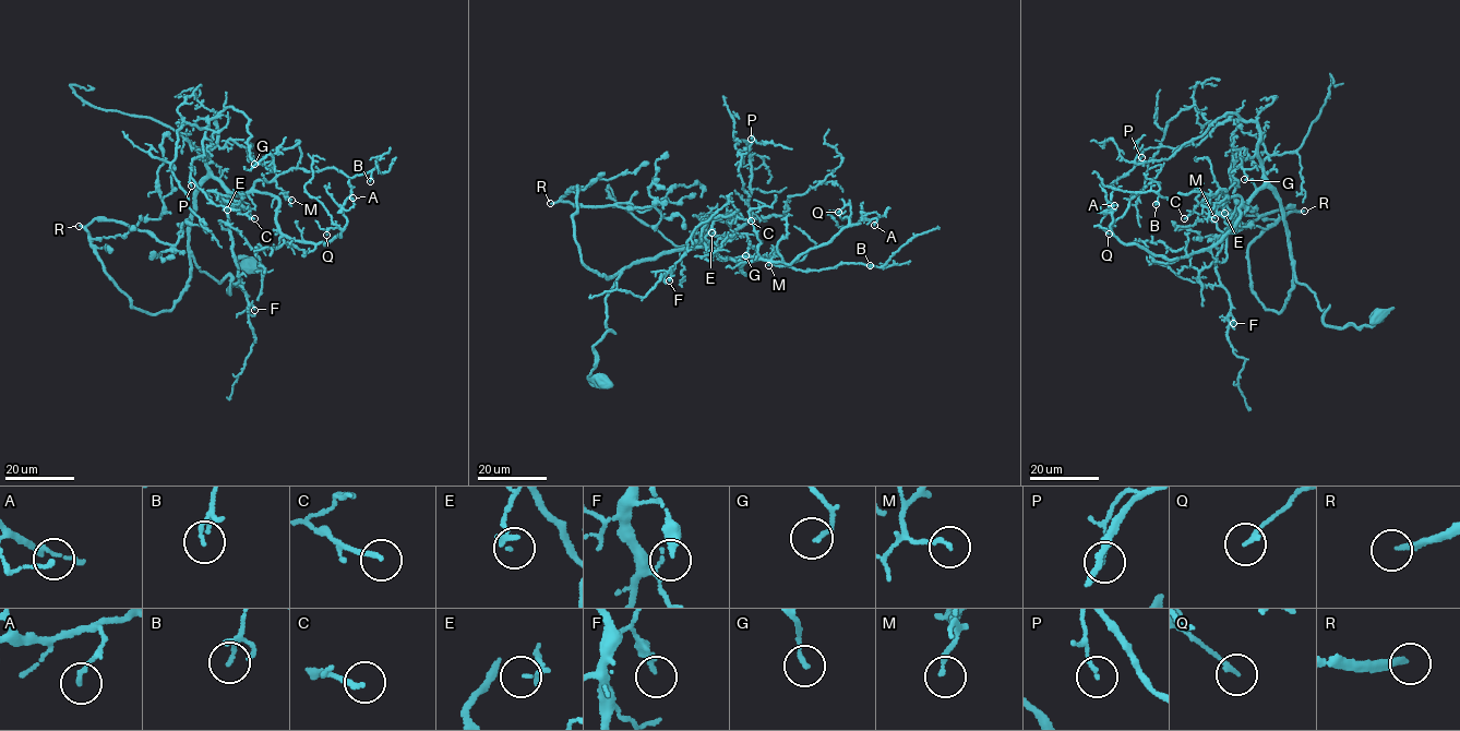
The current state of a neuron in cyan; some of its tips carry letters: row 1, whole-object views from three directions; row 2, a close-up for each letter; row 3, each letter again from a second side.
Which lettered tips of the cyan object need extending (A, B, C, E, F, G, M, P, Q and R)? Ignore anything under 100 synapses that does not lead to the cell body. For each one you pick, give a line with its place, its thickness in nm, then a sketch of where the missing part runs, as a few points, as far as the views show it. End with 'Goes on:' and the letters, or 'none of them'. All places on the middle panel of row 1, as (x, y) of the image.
R: Place: (550, 203). Thickness 200 nm
Goes on: R

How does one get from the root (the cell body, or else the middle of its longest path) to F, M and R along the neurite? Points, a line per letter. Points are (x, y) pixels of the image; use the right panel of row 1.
F: (1375, 314), (1360, 327), (1324, 323), (1329, 307), (1296, 279), (1266, 187), (1216, 256), (1233, 323)
M: (1375, 314), (1324, 323), (1272, 190), (1215, 203), (1215, 218)
R: (1375, 314), (1328, 325), (1329, 307), (1293, 267), (1280, 312), (1255, 296), (1249, 244), (1304, 211)

